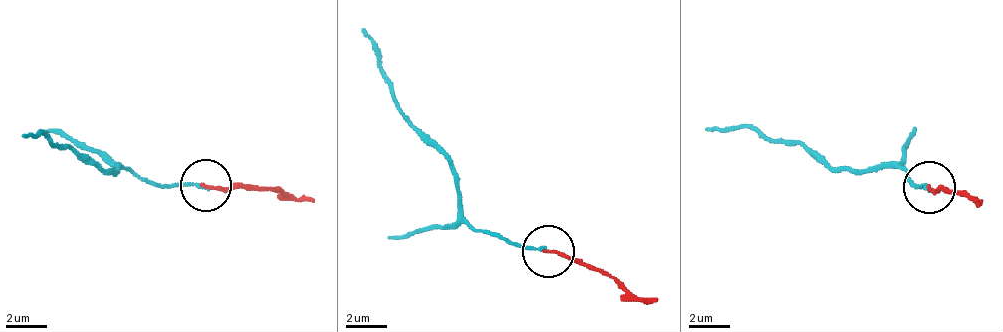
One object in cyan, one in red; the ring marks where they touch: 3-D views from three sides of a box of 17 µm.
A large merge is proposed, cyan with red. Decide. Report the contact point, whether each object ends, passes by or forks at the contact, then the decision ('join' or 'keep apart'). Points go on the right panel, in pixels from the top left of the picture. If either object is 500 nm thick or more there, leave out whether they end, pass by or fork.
(929, 187) | cyan ends | red ends | join

